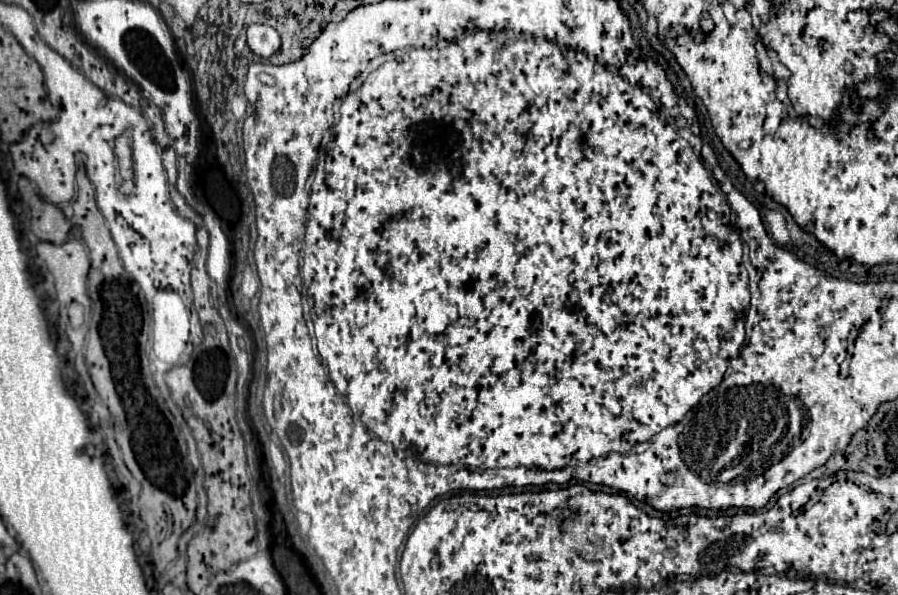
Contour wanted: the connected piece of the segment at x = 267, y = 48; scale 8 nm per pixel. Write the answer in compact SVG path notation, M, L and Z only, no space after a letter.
M250 25L246 35L250 49L264 59L280 49L280 35L268 25Z

